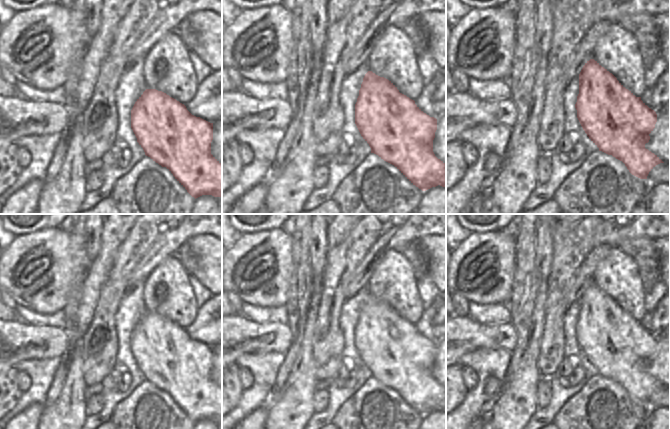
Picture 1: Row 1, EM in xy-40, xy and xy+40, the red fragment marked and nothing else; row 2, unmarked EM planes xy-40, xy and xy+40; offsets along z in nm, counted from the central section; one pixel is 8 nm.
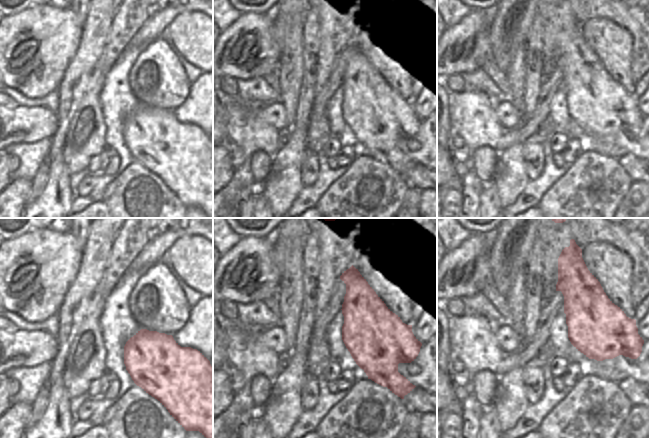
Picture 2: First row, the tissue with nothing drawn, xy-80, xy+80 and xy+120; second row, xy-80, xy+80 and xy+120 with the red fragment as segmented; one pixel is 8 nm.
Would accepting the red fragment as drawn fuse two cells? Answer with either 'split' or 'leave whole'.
leave whole

